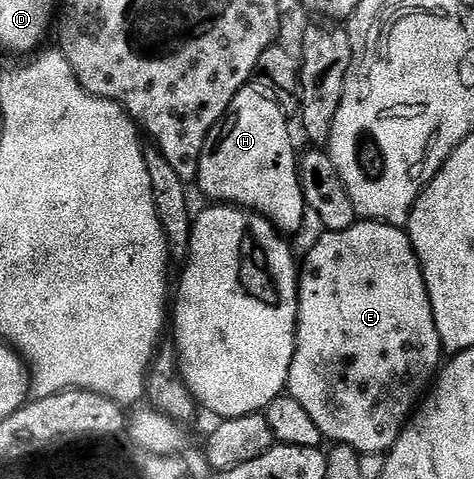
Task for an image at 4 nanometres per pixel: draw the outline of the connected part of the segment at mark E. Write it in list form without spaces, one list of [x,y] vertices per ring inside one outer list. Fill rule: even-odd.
[[[356,221],[351,227],[343,231],[323,230],[321,234],[322,236],[311,245],[306,260],[303,258],[300,263],[298,332],[296,333],[292,365],[286,382],[288,394],[296,401],[300,401],[300,405],[304,405],[305,411],[312,416],[312,421],[316,421],[316,426],[320,428],[323,440],[334,445],[350,446],[362,455],[381,455],[389,452],[395,441],[400,437],[402,428],[406,426],[415,408],[419,406],[424,392],[431,386],[432,380],[443,362],[444,348],[440,341],[440,333],[436,329],[436,317],[432,309],[432,301],[430,295],[426,292],[426,282],[418,254],[414,252],[409,234],[403,228],[393,227],[387,223]]]

